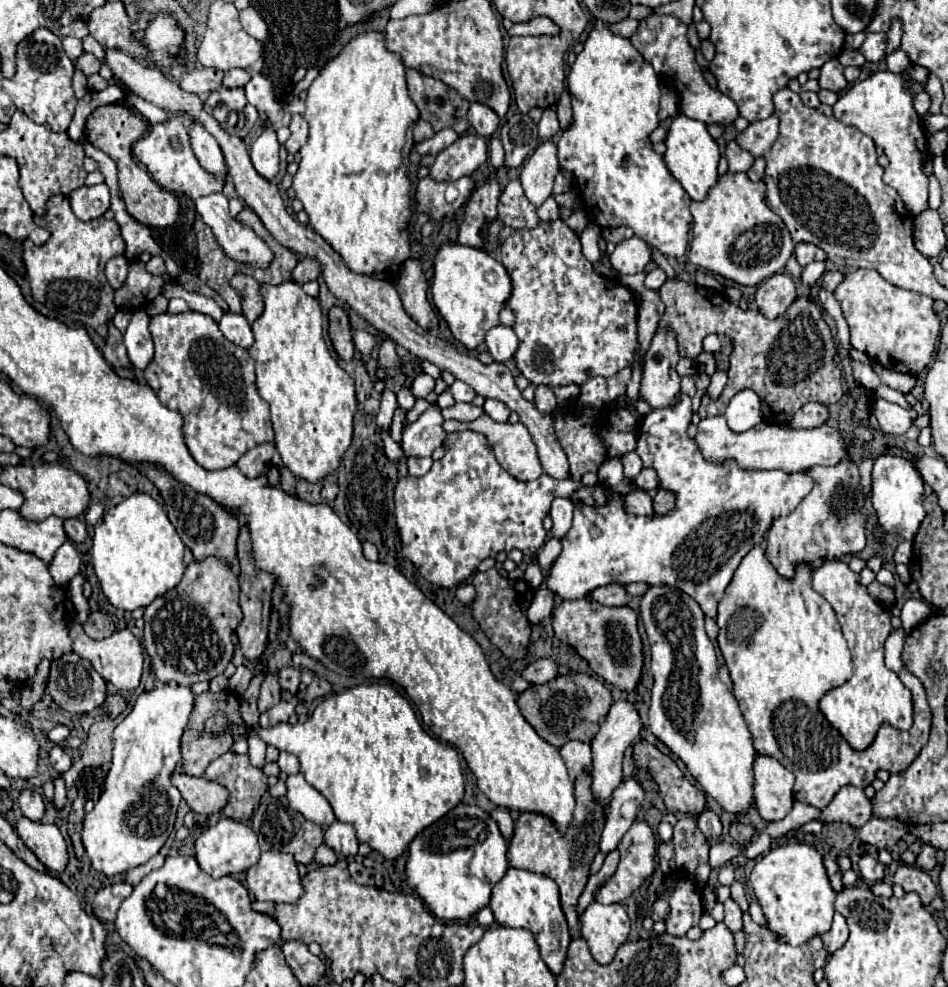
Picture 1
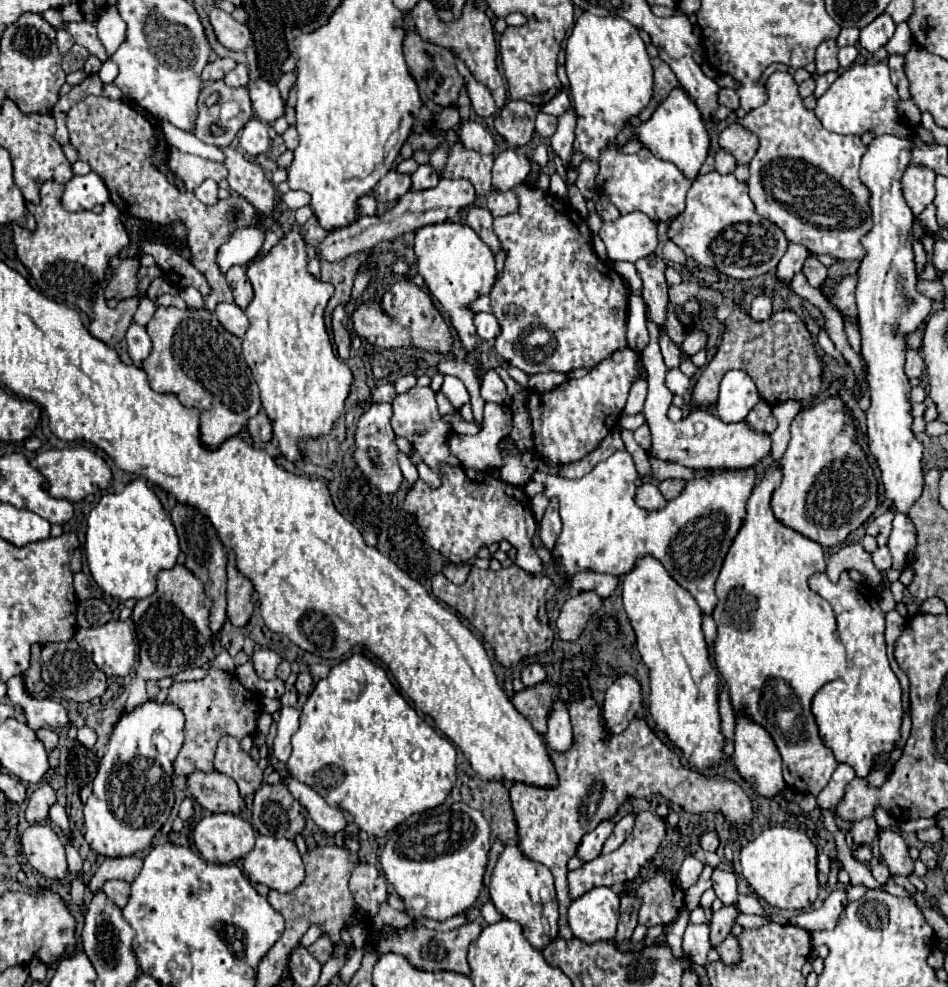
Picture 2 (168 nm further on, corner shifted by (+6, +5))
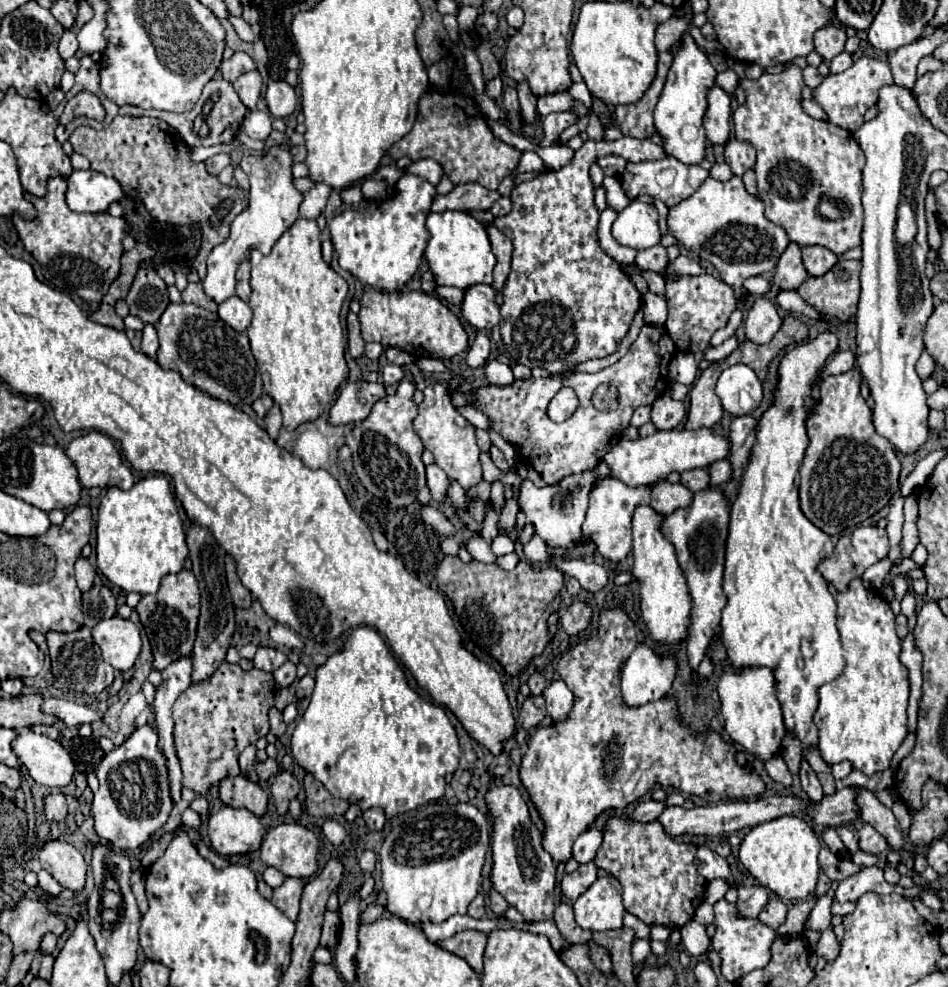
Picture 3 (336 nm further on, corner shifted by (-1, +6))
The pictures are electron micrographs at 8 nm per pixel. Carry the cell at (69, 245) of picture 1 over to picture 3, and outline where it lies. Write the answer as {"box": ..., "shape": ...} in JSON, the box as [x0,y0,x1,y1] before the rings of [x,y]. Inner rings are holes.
{"box":[13,178,127,310],"shape":[[[51,178],[47,182],[47,194],[43,198],[29,196],[29,202],[37,208],[39,216],[33,222],[21,222],[13,216],[13,224],[19,232],[25,250],[41,264],[45,280],[63,294],[77,294],[91,310],[97,310],[101,298],[115,276],[119,276],[119,260],[123,256],[123,238],[127,236],[127,224],[123,218],[103,214],[77,214],[65,204],[65,178]]]}

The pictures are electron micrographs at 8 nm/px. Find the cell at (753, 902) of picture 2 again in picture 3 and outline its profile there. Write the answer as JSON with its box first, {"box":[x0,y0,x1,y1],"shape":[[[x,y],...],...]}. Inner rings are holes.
{"box":[759,896,787,930],"shape":[[[771,896],[769,902],[765,904],[763,912],[759,914],[759,920],[761,920],[763,924],[767,924],[769,928],[777,930],[777,928],[785,922],[785,914],[787,914],[787,906],[785,906],[779,898]]]}

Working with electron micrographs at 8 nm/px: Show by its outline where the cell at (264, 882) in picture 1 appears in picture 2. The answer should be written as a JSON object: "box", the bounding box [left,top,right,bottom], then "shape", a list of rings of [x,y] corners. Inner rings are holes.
{"box":[244,835,304,893],"shape":[[[260,835],[254,849],[244,857],[244,873],[252,885],[264,883],[270,889],[288,893],[304,881],[304,863],[294,841]]]}

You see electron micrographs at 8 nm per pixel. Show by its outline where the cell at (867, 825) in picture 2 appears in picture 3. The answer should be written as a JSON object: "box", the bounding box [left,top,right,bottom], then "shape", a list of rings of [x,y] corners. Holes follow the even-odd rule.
{"box":[859,824,887,854],"shape":[[[863,824],[863,828],[859,828],[859,846],[863,852],[881,854],[887,848],[887,842],[873,826]]]}

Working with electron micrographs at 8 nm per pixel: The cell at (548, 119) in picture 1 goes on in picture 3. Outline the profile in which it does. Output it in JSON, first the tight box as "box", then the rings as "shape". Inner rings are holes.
{"box":[541,112,575,146],"shape":[[[555,112],[555,114],[549,114],[543,118],[543,132],[545,132],[545,138],[541,142],[541,146],[551,146],[559,140],[559,134],[563,130],[567,130],[571,124],[575,124],[575,114],[573,112]]]}

